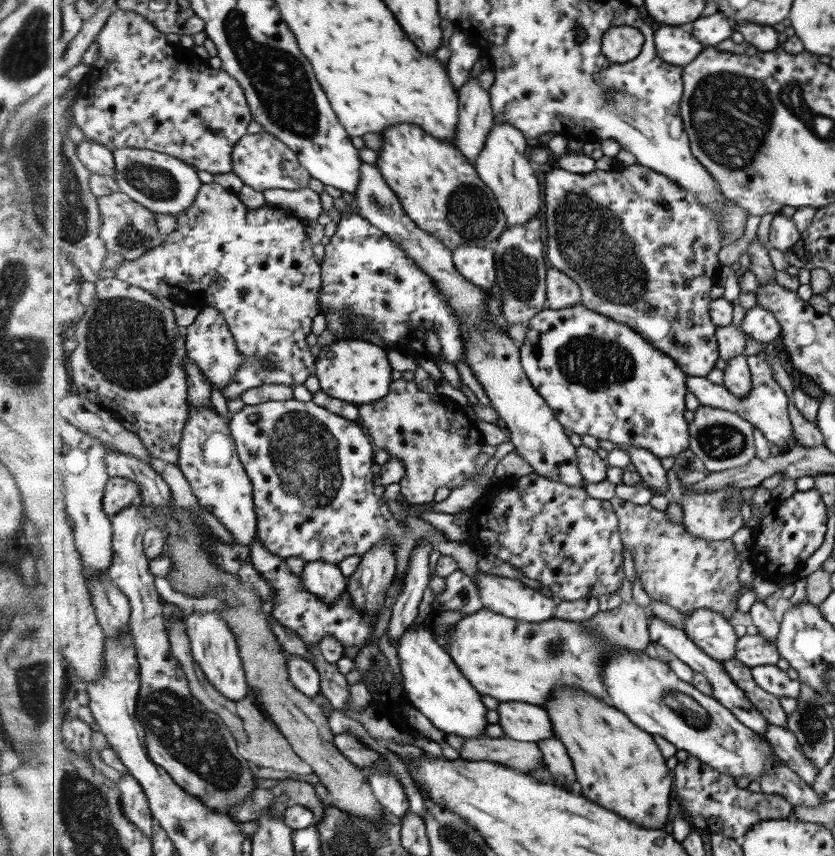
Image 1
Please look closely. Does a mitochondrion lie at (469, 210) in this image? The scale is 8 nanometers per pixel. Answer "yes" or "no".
yes

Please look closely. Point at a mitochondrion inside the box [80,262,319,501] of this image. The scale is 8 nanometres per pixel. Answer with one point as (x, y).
(128, 342)

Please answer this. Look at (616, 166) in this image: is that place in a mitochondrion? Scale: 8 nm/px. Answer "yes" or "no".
no

